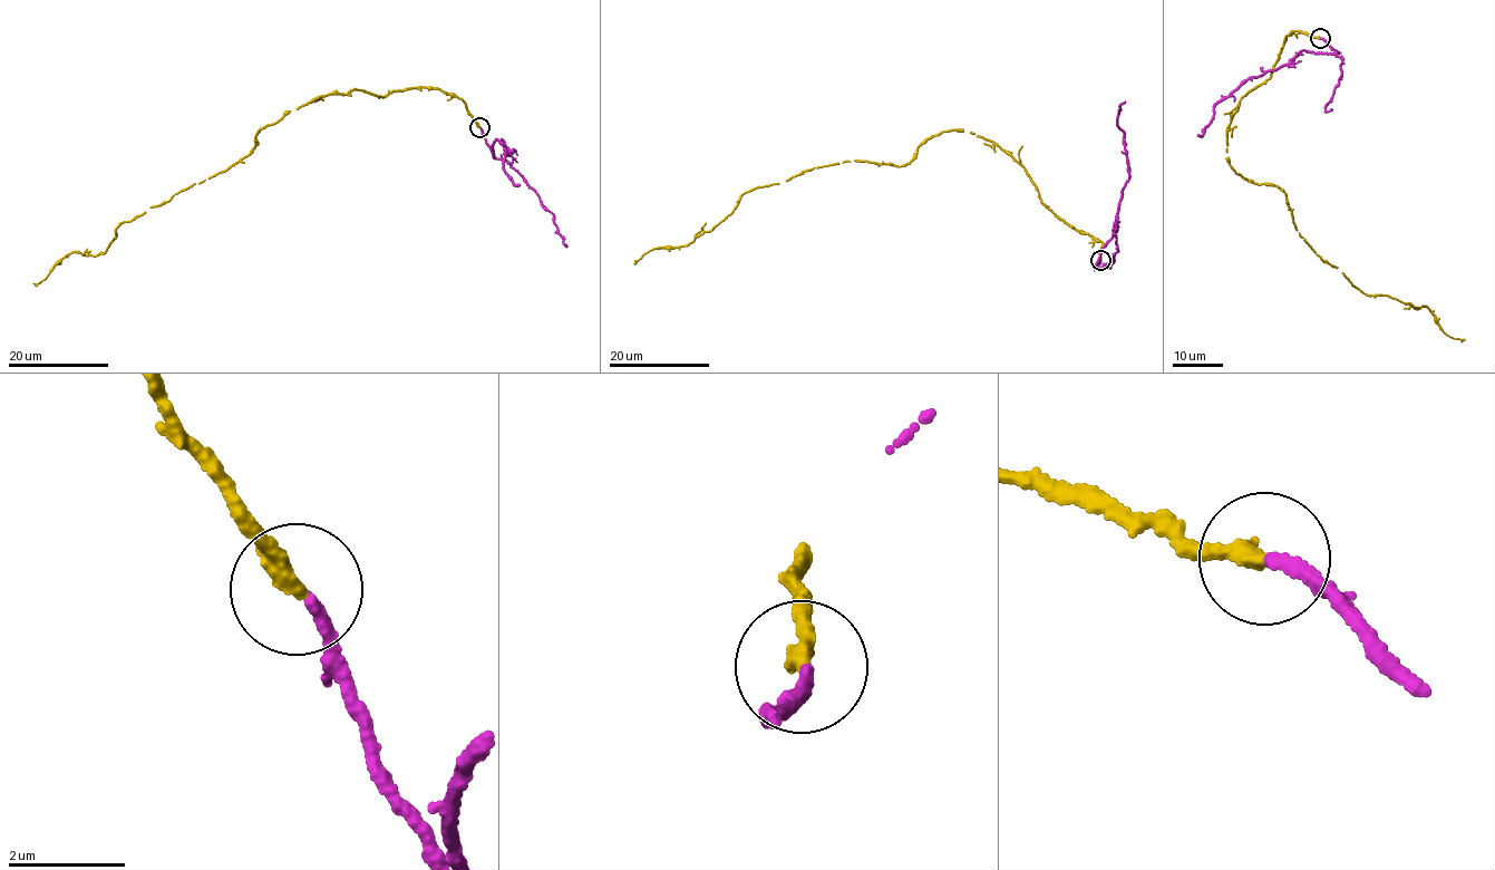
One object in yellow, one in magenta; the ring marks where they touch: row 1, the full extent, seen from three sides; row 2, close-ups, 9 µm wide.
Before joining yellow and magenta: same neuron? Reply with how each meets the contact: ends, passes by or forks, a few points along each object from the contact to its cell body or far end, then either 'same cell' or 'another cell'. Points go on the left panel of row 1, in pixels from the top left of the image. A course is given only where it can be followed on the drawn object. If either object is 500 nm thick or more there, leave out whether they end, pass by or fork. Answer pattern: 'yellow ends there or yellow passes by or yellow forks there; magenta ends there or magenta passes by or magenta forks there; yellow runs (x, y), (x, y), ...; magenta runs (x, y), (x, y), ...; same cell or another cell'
yellow ends there; magenta ends there; yellow runs (479, 126), (434, 88), (330, 93), (118, 223), (105, 251), (69, 252), (34, 282); magenta runs (479, 127), (493, 156), (492, 146), (497, 139), (514, 151), (505, 153), (504, 167), (513, 183), (520, 184); same cell

